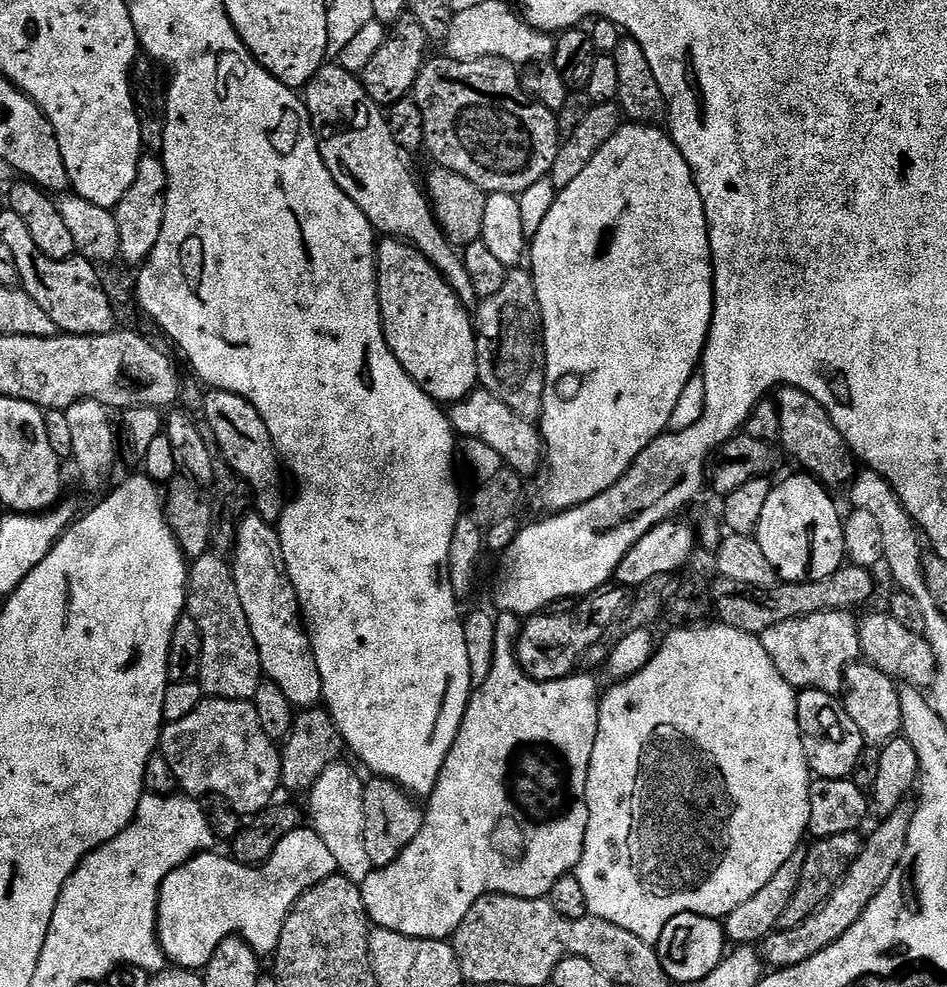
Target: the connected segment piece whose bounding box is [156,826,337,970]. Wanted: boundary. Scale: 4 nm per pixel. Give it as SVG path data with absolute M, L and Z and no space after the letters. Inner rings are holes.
M301 826L286 834L278 842L272 856L259 867L237 864L227 855L219 856L216 850L201 852L175 868L160 887L160 901L156 903L156 933L160 945L164 947L165 957L181 968L203 970L210 962L218 942L231 936L242 937L256 951L257 956L271 957L280 941L282 926L298 898L318 882L335 875L336 863L330 855L330 849L310 826Z

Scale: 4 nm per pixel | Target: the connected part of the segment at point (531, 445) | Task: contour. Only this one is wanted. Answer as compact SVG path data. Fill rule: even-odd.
M483 390L470 393L465 400L460 400L457 404L451 405L450 419L453 432L464 438L478 438L478 442L486 442L486 446L492 447L493 450L498 450L498 454L502 454L505 465L511 468L513 472L520 473L521 477L528 478L528 475L539 464L541 467L544 439L540 436L539 427L533 421L523 420L521 416L514 414L514 410L510 410L510 406L506 406L506 402L494 398L494 394Z

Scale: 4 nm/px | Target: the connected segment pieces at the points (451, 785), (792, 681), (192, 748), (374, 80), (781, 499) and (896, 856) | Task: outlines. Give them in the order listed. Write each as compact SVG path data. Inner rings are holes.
M501 612L495 617L496 645L494 646L493 668L486 682L474 689L468 699L468 709L462 718L462 726L458 730L452 749L446 754L446 762L436 779L431 796L427 797L424 808L422 830L418 830L418 838L406 846L406 850L390 866L377 868L364 879L362 891L364 905L368 911L368 919L375 927L400 932L410 938L423 940L448 940L456 935L458 926L462 926L462 918L470 914L470 906L478 902L478 898L499 894L501 896L521 896L527 900L539 900L551 893L554 882L558 878L569 875L579 864L582 850L586 842L586 826L588 825L588 803L586 802L586 782L590 770L590 754L594 754L594 738L598 738L598 714L602 688L596 685L592 676L573 674L561 680L542 682L531 680L522 670L516 657L516 646L513 643L520 636L521 617L512 612Z
M851 611L810 614L790 624L770 626L759 638L778 666L778 674L793 688L817 688L836 694L844 687L844 671L861 659L860 626L852 616Z
M205 698L186 718L165 723L158 752L170 762L177 785L187 795L193 798L225 796L244 818L264 811L273 803L272 794L282 788L281 749L262 730L258 710L251 700Z
M405 14L397 18L385 35L382 46L378 46L374 58L370 58L363 72L359 73L366 94L370 94L370 98L374 98L374 102L381 106L391 106L402 98L412 96L418 74L429 59L428 48L430 48L430 41L426 31L414 16Z
M811 474L788 476L781 484L772 489L766 507L762 509L762 518L756 527L756 541L762 546L770 566L774 566L777 577L789 584L802 582L818 582L818 578L830 578L845 563L844 554L844 522L842 512L836 509L827 487Z
M905 802L898 806L898 810L894 810L894 814L883 817L877 823L880 825L866 836L866 843L861 847L858 858L844 873L842 882L836 885L834 891L828 895L827 900L816 909L816 912L810 914L806 922L793 928L777 930L762 942L762 959L765 965L776 970L798 966L814 958L814 954L838 942L838 938L842 938L842 934L846 934L846 930L850 930L850 926L854 926L858 918L862 918L866 906L870 906L878 890L882 890L890 874L894 874L898 862L902 862L902 854L906 850L906 838L910 834L910 822L915 813L916 804Z

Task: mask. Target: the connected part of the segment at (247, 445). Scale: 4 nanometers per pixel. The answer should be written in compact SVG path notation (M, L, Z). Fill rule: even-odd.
M212 390L205 395L202 420L203 423L210 426L210 430L214 430L214 438L218 438L218 450L222 454L224 461L232 467L233 473L239 479L241 476L249 484L247 487L250 489L251 503L254 505L255 515L261 516L267 524L273 526L279 525L280 515L284 512L286 503L284 480L280 477L280 472L282 473L282 461L276 452L274 442L270 438L270 430L266 430L266 422L262 422L258 410L254 410L254 406L250 406L250 402L246 402L246 398L235 396L229 392Z

